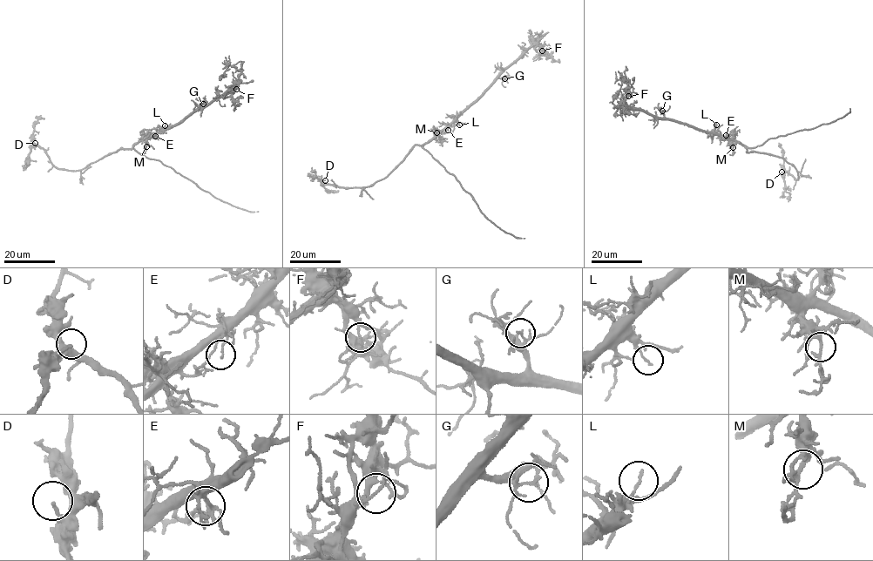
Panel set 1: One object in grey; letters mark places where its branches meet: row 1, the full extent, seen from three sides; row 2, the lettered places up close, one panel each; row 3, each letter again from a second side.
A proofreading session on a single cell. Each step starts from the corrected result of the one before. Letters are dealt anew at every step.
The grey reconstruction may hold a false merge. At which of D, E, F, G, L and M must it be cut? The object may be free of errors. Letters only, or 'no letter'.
F

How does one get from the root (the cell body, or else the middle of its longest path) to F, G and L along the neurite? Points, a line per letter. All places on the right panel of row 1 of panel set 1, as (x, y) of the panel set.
F: (727, 138), (632, 107), (624, 101), (629, 96)
G: (727, 138), (666, 118), (662, 111)
L: (727, 138), (714, 131), (716, 125)

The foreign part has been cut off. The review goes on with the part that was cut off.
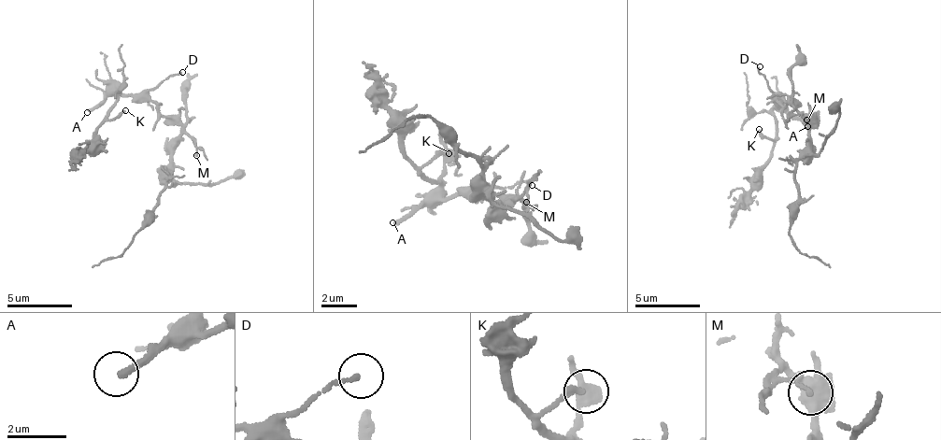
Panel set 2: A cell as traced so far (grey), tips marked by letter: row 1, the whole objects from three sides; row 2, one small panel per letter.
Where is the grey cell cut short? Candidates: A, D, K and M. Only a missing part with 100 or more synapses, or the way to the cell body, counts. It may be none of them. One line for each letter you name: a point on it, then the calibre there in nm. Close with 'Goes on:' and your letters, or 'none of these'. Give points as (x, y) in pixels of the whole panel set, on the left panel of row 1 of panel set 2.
A: Place: (87, 112). Thickness 240 nm
Goes on: A

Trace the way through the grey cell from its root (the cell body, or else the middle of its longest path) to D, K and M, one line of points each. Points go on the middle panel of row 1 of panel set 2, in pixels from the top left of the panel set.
D: (509, 196), (479, 189), (508, 187), (527, 179), (532, 185)
K: (509, 196), (483, 189), (462, 191), (454, 196), (442, 195), (434, 178), (422, 171), (426, 164), (449, 153)
M: (509, 196), (520, 197), (528, 192), (526, 202)

